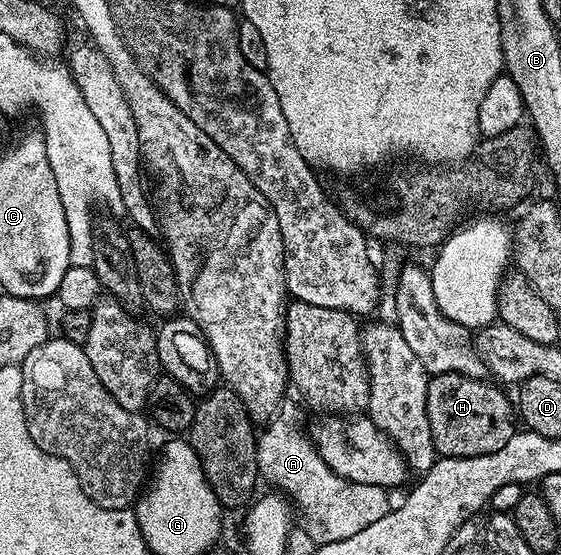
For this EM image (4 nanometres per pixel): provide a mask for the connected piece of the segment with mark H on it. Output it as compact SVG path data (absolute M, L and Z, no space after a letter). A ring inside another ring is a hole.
M455 373L432 376L427 383L427 418L436 454L439 457L472 457L489 455L505 447L517 431L517 409L512 398L510 401L502 391L498 384L487 379Z

